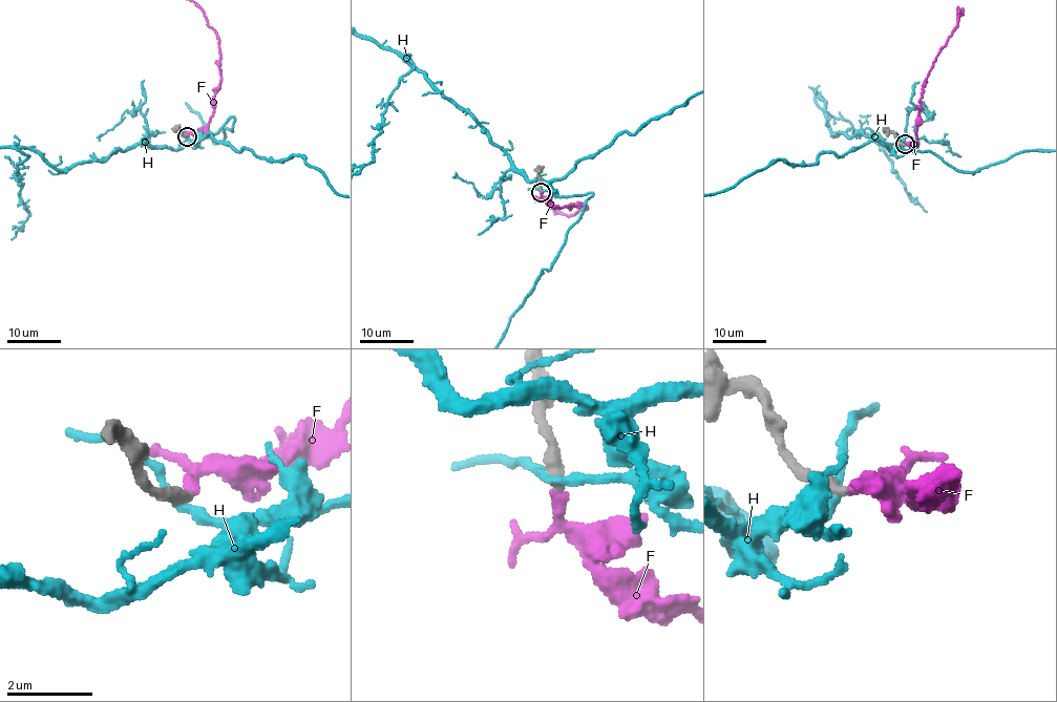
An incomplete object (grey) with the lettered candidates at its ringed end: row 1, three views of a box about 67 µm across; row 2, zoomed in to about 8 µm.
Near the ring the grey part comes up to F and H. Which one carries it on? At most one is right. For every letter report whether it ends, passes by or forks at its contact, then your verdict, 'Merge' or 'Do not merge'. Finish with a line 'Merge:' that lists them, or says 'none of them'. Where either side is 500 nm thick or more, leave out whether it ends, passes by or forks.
F: It passes by. Merge
H: It passes by. Do not merge
Merge: F

